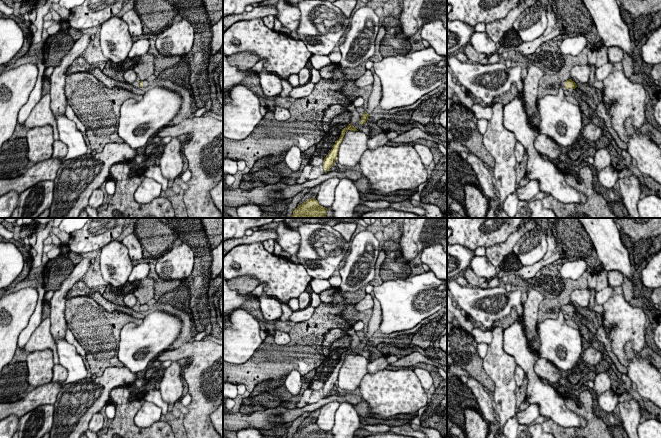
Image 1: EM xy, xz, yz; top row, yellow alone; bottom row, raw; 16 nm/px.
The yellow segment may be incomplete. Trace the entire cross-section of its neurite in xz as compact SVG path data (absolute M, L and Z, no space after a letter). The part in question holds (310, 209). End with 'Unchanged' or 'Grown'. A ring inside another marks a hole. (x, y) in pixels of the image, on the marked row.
M316 198L308 199L294 209L293 215L289 218L326 218L327 208L321 206Z. Unchanged

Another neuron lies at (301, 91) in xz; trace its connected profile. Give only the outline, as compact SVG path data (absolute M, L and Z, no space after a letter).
M307 82L306 84L299 85L297 87L293 87L290 92L290 97L293 99L300 99L307 97L314 89L315 83Z

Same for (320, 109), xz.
M365 62L355 68L343 68L340 63L321 68L322 80L315 83L307 97L295 100L287 121L277 121L268 111L247 138L233 140L223 136L223 159L244 160L246 167L252 169L258 160L279 156L292 146L304 152L317 145L325 135L322 119L330 106L339 100L350 104L358 97L369 98L372 86L358 88L354 84L366 70Z

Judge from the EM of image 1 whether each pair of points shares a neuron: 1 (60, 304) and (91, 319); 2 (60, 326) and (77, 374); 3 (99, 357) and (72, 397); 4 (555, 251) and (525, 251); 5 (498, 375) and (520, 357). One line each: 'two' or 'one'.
1: two
2: two
3: two
4: two
5: two

